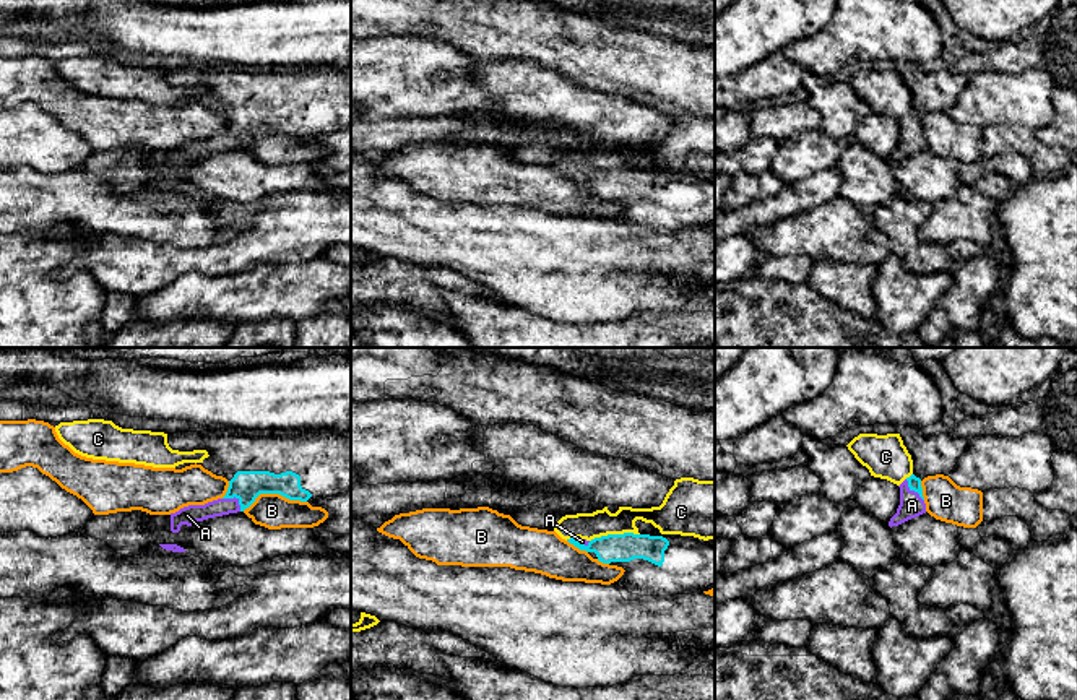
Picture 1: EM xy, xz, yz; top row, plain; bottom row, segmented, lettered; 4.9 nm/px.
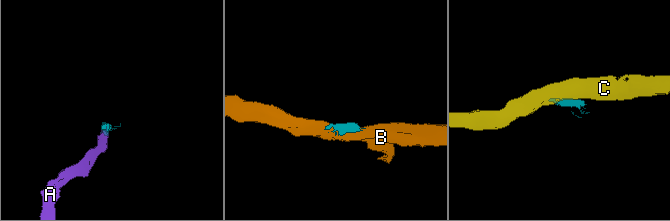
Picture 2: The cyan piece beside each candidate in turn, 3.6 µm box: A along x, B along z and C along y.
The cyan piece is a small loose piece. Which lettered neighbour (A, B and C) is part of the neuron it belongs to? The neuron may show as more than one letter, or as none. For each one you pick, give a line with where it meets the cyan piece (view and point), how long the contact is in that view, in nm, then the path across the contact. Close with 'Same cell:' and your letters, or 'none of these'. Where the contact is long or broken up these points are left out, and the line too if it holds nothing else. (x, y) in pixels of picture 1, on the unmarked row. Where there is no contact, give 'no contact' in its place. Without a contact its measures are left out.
A: contact xy (236, 133); length 120 nm; way xy (246, 122), (236, 133), (226, 142), (189, 151)
Same cell: A

